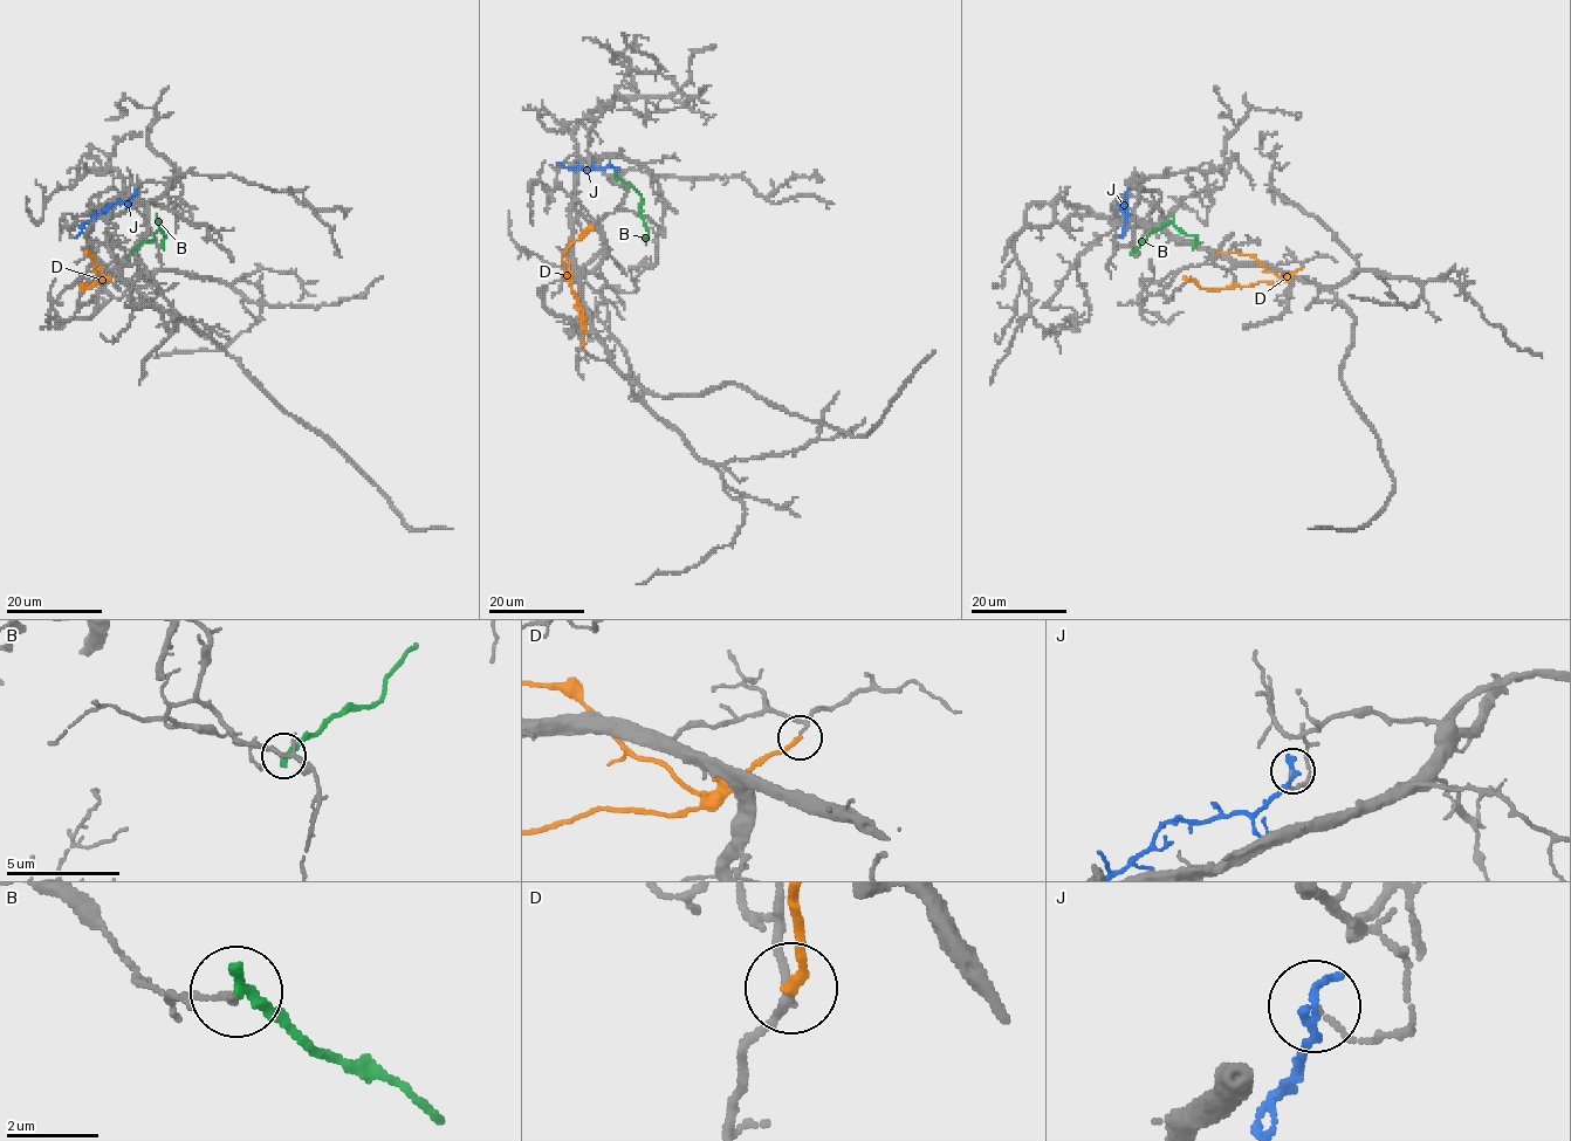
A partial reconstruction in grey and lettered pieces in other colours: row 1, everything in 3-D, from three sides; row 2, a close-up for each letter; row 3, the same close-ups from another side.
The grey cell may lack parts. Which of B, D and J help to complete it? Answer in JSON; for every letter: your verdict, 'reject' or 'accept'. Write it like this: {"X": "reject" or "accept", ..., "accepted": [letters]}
{"B": "reject", "D": "reject", "J": "reject", "accepted": []}

